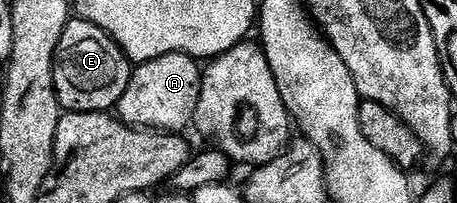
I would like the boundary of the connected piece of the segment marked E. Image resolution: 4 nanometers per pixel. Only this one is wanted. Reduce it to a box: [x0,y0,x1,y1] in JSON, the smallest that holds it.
[55,19,133,113]

